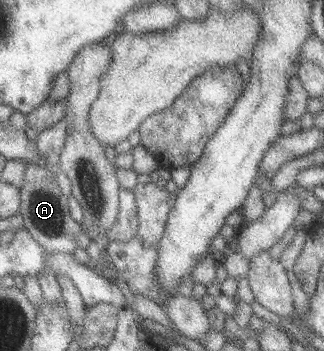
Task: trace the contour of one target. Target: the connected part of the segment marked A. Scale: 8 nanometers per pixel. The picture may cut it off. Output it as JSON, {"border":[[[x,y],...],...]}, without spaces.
{"border":[[[38,163],[25,165],[17,212],[22,217],[23,228],[47,255],[58,252],[72,254],[74,249],[84,250],[90,243],[81,226],[70,218],[66,198],[55,183],[55,171],[52,168]]]}

